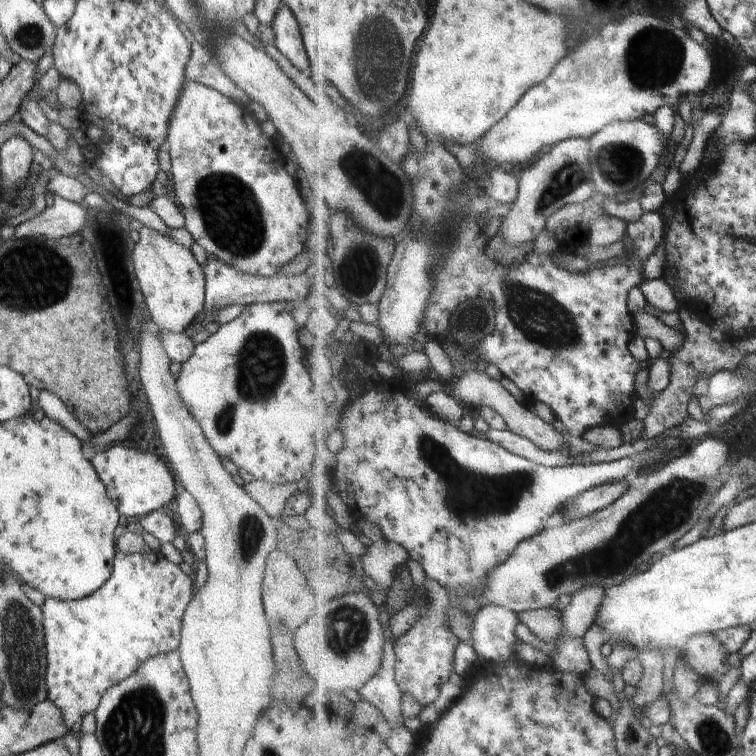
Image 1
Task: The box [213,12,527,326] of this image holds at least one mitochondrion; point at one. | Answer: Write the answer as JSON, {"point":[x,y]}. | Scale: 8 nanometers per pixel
{"point":[377,39]}

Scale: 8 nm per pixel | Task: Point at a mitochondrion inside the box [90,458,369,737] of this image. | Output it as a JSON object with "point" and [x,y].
{"point":[250,533]}

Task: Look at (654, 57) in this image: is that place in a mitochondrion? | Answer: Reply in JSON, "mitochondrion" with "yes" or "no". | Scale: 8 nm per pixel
{"mitochondrion":"yes"}

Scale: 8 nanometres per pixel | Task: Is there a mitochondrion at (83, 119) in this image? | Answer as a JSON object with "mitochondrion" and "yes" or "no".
{"mitochondrion":"no"}

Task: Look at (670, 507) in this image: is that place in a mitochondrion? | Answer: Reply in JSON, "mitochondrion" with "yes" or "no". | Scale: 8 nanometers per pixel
{"mitochondrion":"yes"}

